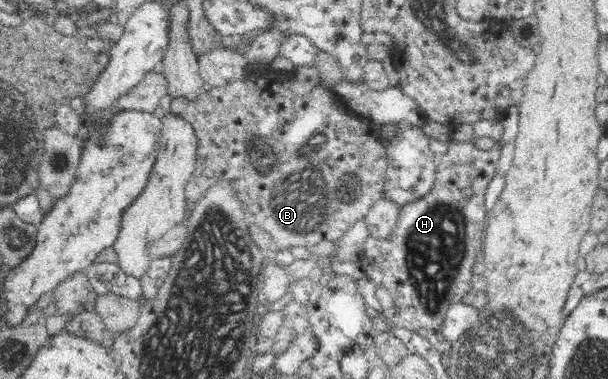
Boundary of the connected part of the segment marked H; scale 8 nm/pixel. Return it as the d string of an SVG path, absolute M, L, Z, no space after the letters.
M455 141L448 152L438 158L435 186L419 200L401 205L399 217L392 233L384 239L369 235L364 240L362 257L358 260L362 271L384 270L387 274L388 290L394 296L398 314L392 324L408 330L426 329L426 339L439 353L450 353L451 341L442 336L442 324L451 304L460 303L462 296L471 292L470 278L472 266L479 260L482 251L482 236L486 226L487 213L484 212L484 196L489 183L497 174L500 151L478 149L474 143Z

